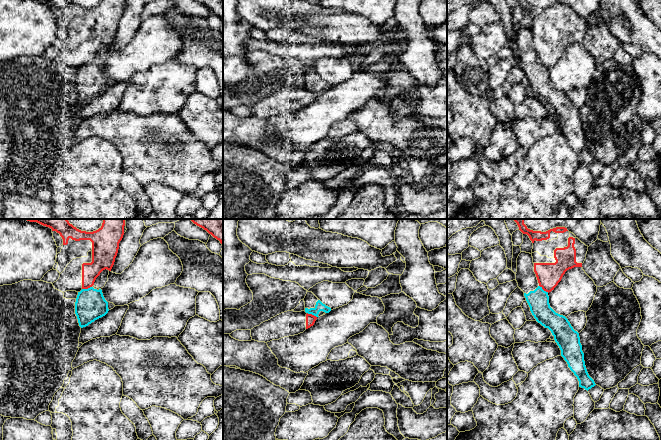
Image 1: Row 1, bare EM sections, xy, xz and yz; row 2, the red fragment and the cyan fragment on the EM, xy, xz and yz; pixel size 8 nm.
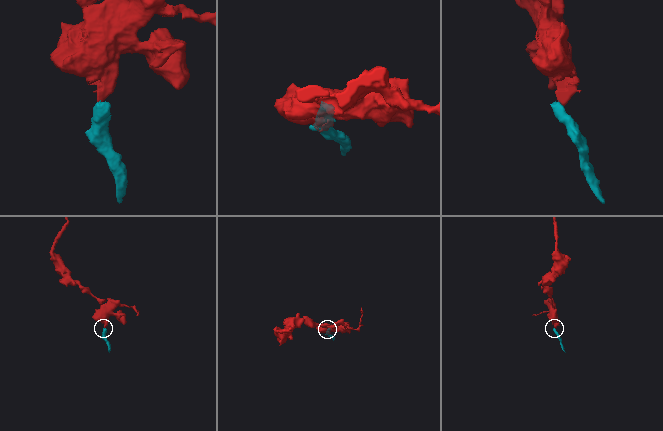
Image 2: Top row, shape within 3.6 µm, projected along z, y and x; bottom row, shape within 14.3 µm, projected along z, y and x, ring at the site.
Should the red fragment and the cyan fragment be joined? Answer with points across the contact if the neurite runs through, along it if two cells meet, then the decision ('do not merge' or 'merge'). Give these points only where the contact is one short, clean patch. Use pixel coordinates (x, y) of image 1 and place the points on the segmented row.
border along yz (539, 285), (548, 292); do not merge

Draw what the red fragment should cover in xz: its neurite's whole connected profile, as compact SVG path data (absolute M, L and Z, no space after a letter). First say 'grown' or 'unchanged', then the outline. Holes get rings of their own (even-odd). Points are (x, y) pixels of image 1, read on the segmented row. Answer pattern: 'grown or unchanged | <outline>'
grown | M287 311L251 329L252 340L270 342L298 335L314 325L317 317L305 311Z

